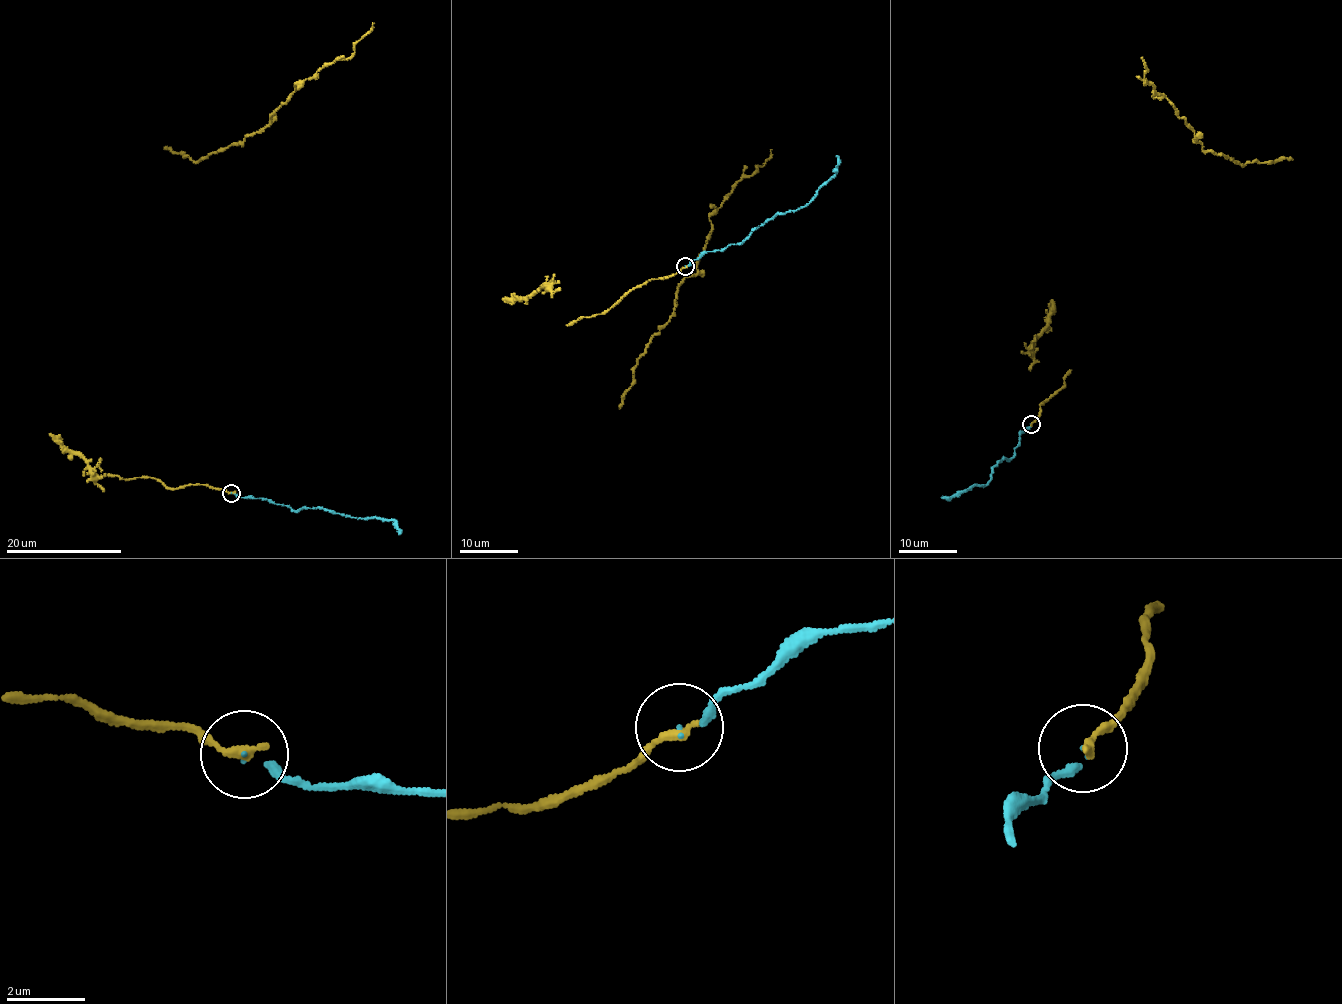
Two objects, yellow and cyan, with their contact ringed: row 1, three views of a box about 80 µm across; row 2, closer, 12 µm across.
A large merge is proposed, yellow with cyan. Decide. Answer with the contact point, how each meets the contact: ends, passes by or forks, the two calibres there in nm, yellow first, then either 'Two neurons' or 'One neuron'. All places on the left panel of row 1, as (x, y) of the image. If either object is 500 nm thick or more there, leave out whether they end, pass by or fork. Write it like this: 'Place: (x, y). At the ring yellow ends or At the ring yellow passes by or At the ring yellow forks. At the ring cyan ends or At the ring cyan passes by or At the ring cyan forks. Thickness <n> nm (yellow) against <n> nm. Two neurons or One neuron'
Place: (231, 493). At the ring yellow ends. At the ring cyan ends. Thickness 260 nm (yellow) against 30 nm. One neuron

